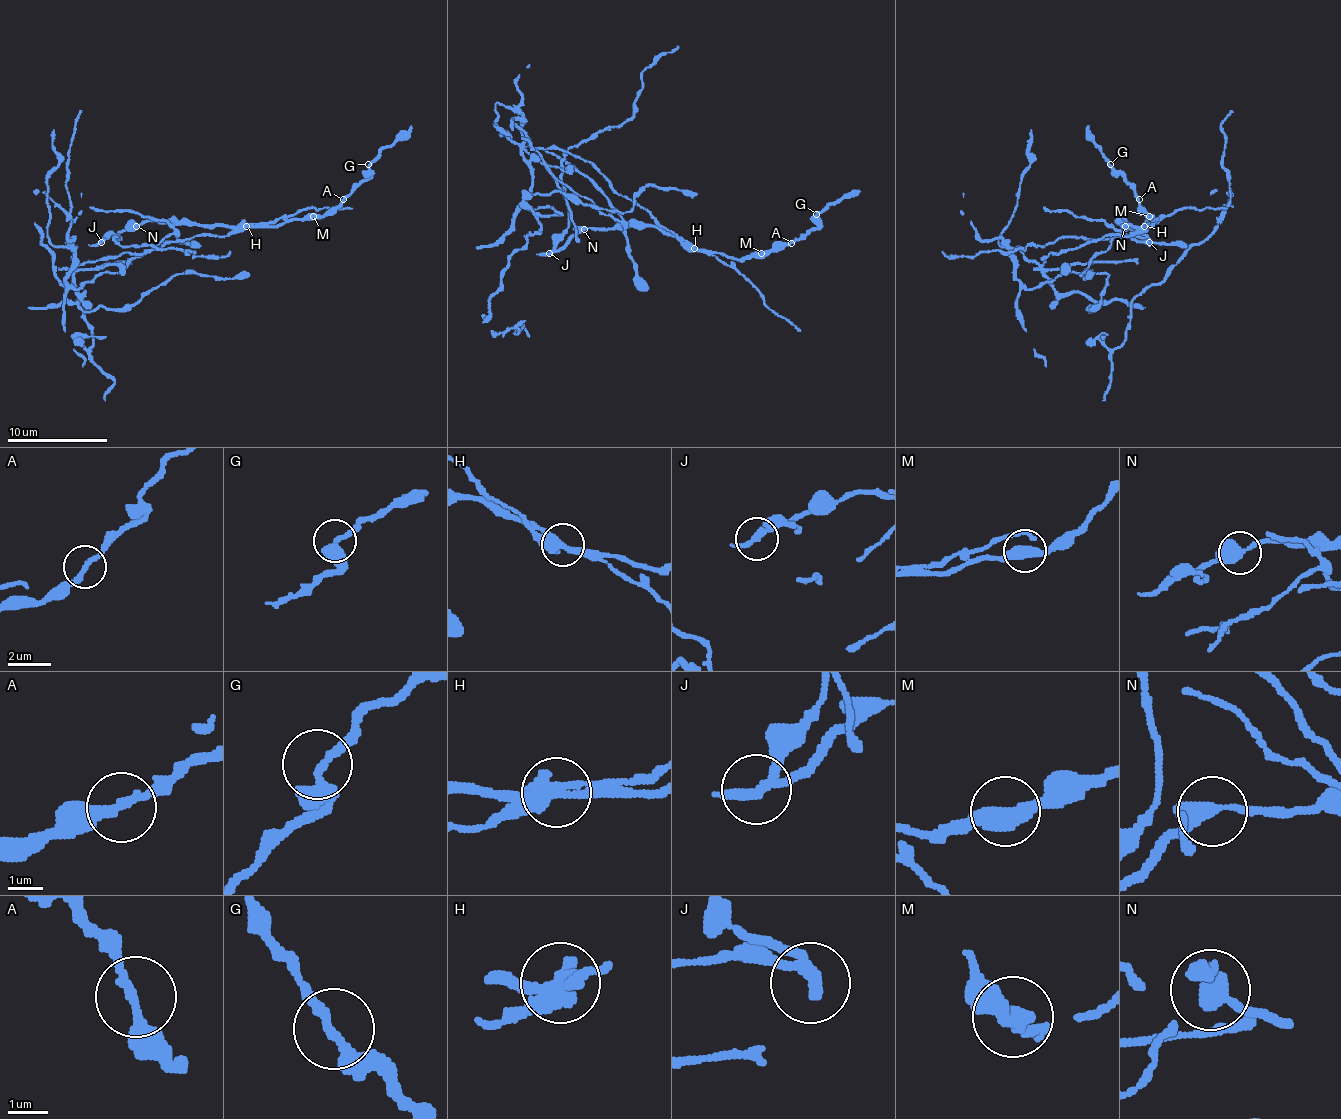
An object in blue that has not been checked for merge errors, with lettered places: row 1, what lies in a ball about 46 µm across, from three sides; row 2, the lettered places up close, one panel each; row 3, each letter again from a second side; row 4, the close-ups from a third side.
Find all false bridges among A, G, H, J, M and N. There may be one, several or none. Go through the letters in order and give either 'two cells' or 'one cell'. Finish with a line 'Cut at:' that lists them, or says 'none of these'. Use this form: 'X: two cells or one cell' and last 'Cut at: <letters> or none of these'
A: one cell
G: one cell
H: two cells
J: two cells
M: one cell
N: one cell
Cut at: H, J

